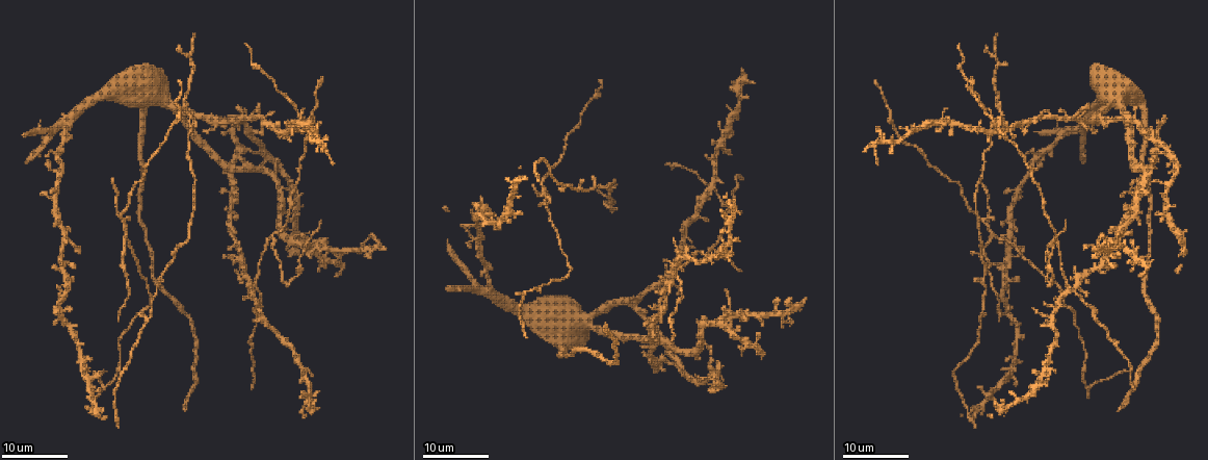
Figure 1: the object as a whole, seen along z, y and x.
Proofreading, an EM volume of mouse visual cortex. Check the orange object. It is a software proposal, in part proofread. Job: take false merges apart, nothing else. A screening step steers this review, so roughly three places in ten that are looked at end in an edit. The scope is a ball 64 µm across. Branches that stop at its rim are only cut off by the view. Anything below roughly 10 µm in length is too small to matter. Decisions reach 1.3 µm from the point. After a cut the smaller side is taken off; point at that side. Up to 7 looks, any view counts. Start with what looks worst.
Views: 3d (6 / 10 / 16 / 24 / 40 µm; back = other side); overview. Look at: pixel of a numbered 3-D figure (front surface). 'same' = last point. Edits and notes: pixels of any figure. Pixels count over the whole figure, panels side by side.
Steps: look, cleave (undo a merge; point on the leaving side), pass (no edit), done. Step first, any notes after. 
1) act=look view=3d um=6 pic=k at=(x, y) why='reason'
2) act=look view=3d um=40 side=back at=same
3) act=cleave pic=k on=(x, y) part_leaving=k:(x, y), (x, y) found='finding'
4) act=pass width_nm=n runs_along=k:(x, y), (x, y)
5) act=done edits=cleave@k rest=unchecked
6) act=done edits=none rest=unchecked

act=look view=3d um=16 pic=1 at=(272, 239) why='side arm on a straight run'

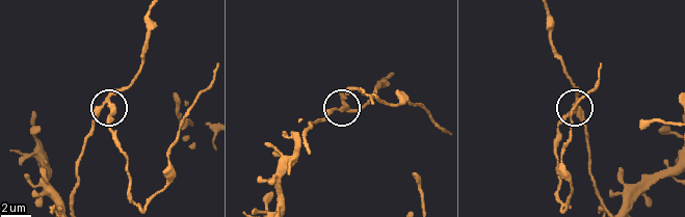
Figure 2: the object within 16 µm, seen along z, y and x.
act=look view=3d um=10 pic=2 at=(109, 102) why='closer look'

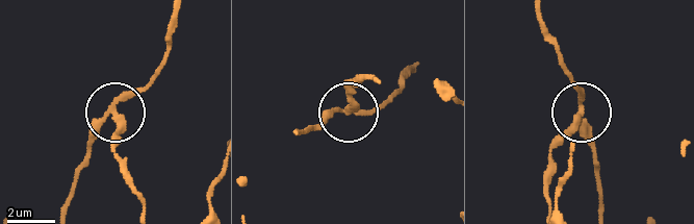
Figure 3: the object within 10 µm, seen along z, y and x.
act=cleave pic=3 on=(120, 142) side_arm_um=22 part_leaving=3:(116, 113), (116, 152), (146, 212) found='a second neuron is stuck on'

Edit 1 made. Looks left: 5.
act=look view=overview

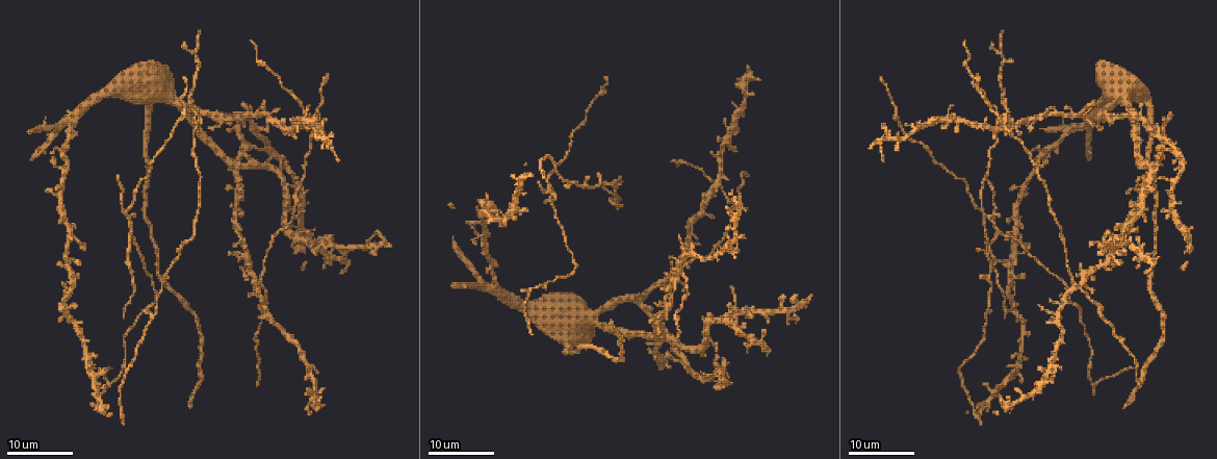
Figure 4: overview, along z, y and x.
act=look view=3d um=24 pic=4 at=(131, 231) why='a fork'

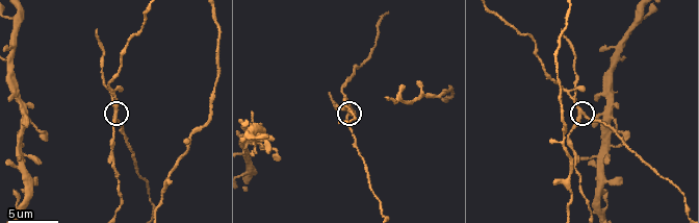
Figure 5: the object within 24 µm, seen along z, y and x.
act=look view=3d um=10 pic=5 at=(584, 113)

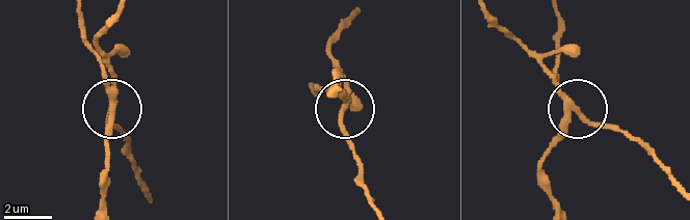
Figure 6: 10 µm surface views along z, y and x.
act=cleave pic=6 on=(106, 137) side_arm_um=36 part_leaving=6:(110, 102), (104, 207) found='two neurons meet here'

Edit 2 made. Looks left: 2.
act=look view=3d um=24 pic=4 at=(196, 113) why='three-way junction'

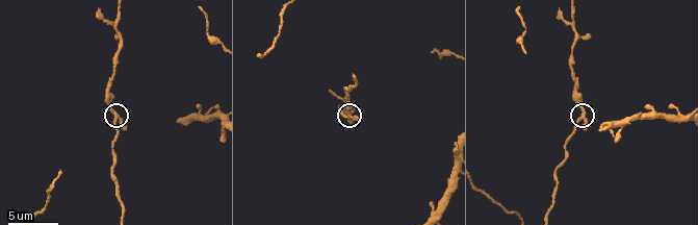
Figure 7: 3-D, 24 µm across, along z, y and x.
act=look view=3d um=6 pic=7 at=(581, 112)

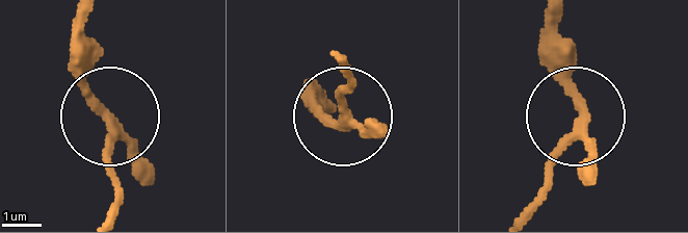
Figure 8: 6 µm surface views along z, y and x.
act=pass arms=3 runs_along=8:(526, 206), (573, 117), (573, 67), (556, 41) found='continuous, no second neuron'

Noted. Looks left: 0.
act=done edits=cleave@3,cleave@6 rest=unchecked

